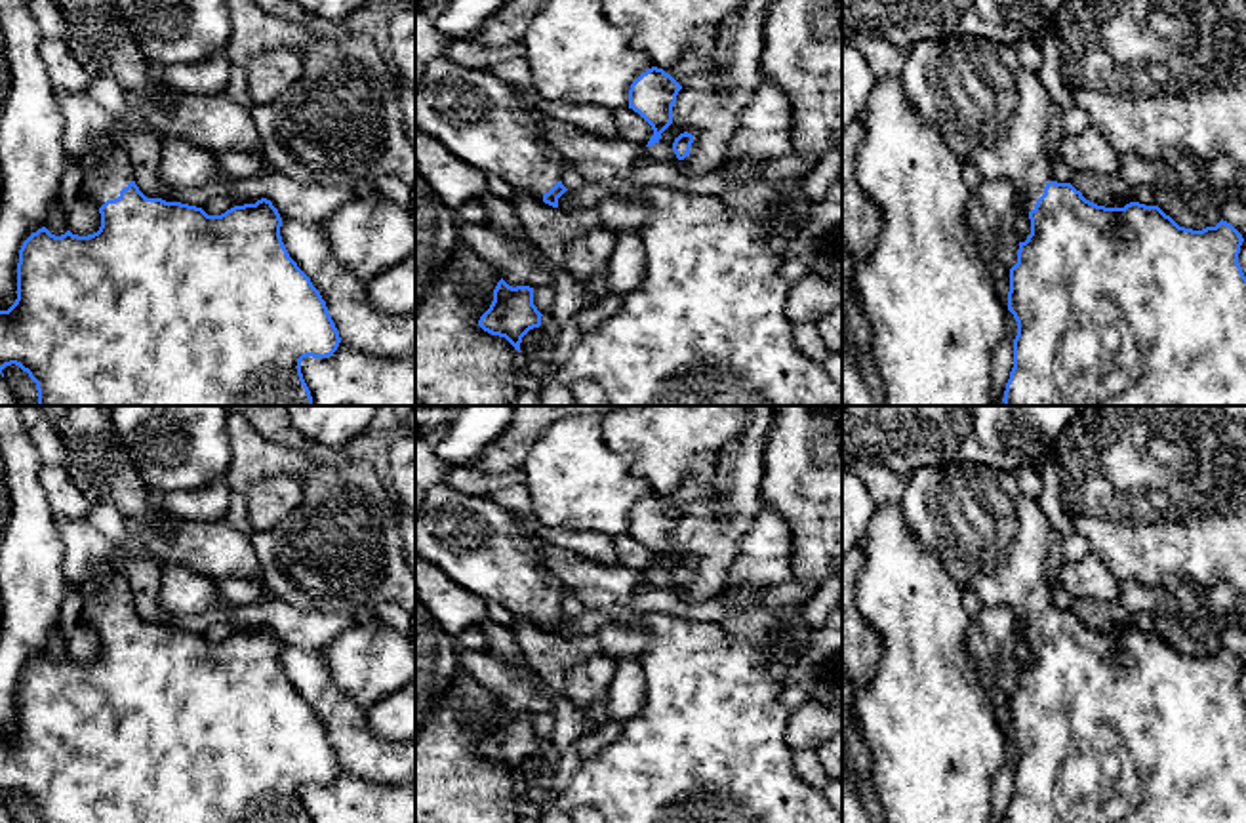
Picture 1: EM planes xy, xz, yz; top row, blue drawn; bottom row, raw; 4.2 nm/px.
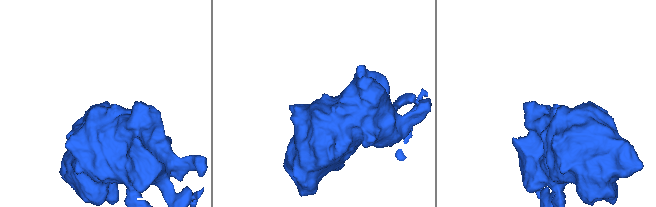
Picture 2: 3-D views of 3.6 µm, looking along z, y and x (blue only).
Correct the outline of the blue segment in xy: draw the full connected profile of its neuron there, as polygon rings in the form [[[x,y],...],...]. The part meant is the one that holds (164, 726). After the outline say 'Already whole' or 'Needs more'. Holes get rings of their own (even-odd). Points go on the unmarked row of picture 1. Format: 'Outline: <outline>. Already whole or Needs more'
Outline: [[[154,518],[149,526],[126,522],[126,533],[126,541],[114,545],[111,554],[97,566],[95,575],[90,579],[93,589],[90,592],[80,592],[84,600],[80,621],[91,625],[99,632],[99,657],[88,663],[78,663],[70,657],[55,663],[42,653],[32,659],[19,676],[17,726],[8,737],[0,737],[0,800],[6,793],[19,793],[36,810],[38,823],[311,823],[301,800],[301,787],[307,783],[332,783],[341,764],[320,718],[290,684],[282,669],[282,646],[278,636],[271,627],[261,625],[255,631],[234,632],[221,642],[208,642],[196,632],[147,625],[135,612],[126,568],[131,556],[151,556],[151,537],[170,537],[170,533],[164,530],[164,518]]]. Needs more

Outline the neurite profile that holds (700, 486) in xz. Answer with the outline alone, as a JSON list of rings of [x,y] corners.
[[[692,455],[690,476],[684,484],[665,495],[682,514],[695,503],[711,501],[716,495],[718,455]]]

